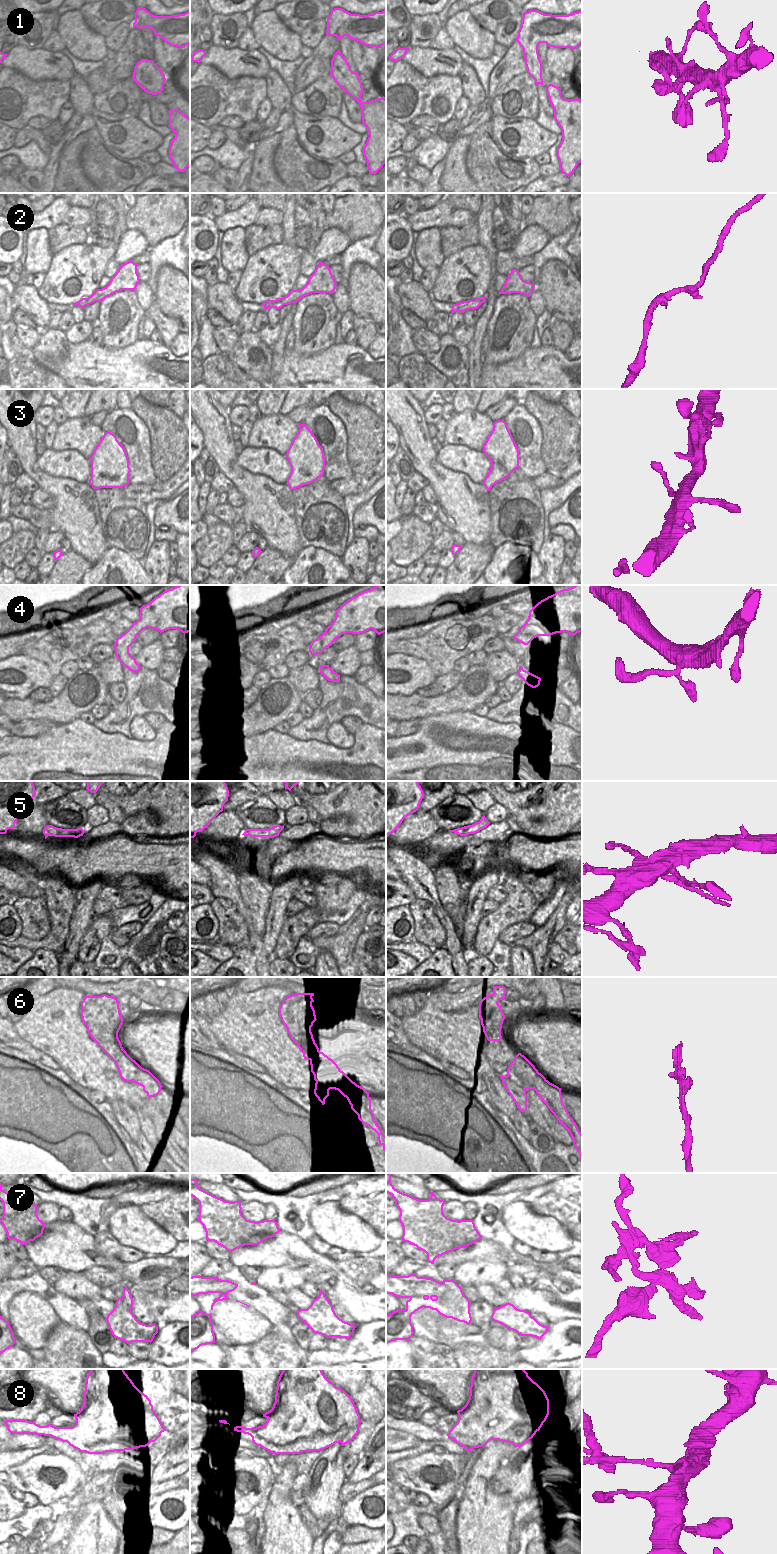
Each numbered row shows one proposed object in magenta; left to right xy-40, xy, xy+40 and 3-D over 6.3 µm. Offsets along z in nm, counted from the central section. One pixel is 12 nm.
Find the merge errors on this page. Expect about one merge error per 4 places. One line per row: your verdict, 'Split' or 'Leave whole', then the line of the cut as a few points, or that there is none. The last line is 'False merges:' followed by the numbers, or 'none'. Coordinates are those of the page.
1: Leave whole. No split
2: Leave whole. No split
3: Leave whole. No split
4: Leave whole. No split
5: Leave whole. No split
6: Split. Split along xy (316, 1080), (323, 1085), (332, 1085), (335, 1088)
7: Split. Split along xy+40 (410, 1297), (424, 1297), (424, 1306)
8: Split. Split along xy-40 (42, 1426), (41, 1430), (44, 1434)
False merges: 6, 7, 8

